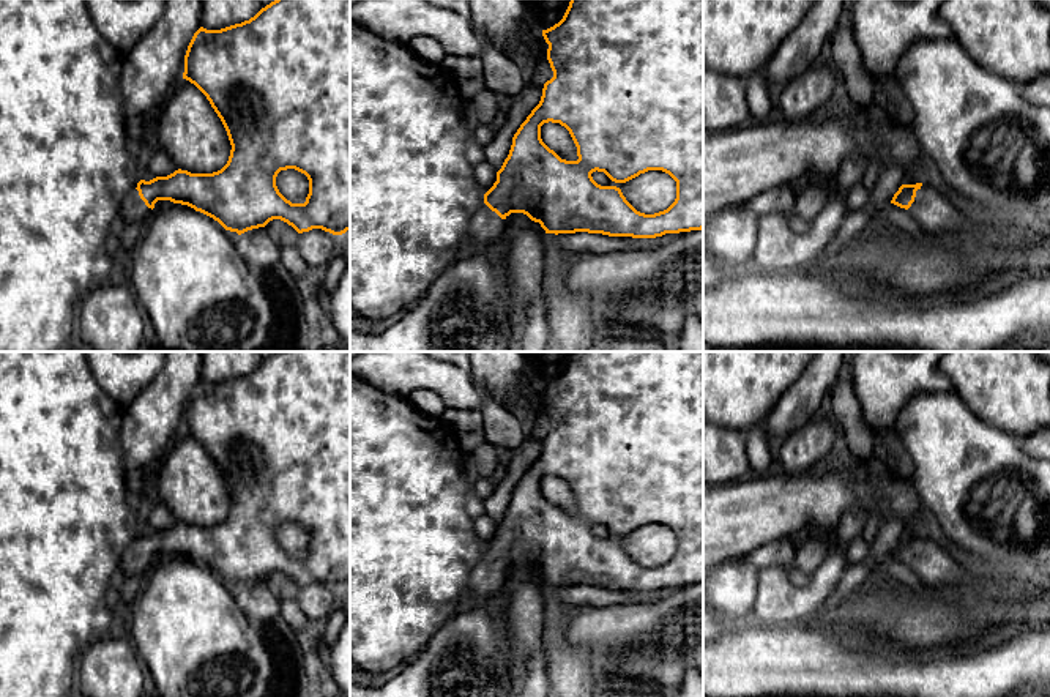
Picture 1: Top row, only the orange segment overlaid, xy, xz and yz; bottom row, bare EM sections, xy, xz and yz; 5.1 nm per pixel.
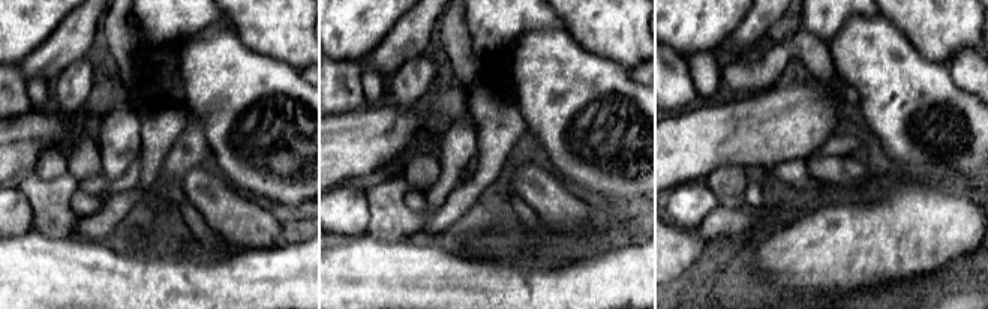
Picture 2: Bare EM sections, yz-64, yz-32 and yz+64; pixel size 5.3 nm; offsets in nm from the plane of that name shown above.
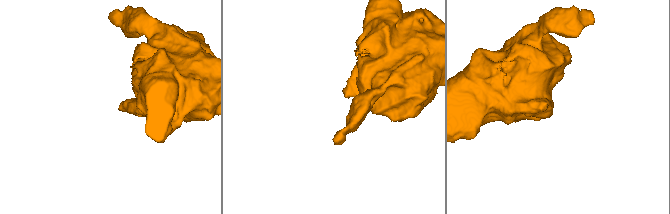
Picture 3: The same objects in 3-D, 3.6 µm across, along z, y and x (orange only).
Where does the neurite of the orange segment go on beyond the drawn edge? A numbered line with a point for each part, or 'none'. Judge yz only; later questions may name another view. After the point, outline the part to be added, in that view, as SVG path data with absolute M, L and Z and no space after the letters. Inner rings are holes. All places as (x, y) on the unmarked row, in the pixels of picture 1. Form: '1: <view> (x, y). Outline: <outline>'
1: yz (940, 573). Outline: M922 536L916 544L914 555L908 561L922 583L943 598L971 594L984 583L971 577L962 563L949 555L944 547Z

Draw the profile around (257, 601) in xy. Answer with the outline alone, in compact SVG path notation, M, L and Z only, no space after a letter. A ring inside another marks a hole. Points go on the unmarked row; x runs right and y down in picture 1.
M265 580L241 587L236 599L244 615L259 628L271 624L281 617L282 602L266 587Z

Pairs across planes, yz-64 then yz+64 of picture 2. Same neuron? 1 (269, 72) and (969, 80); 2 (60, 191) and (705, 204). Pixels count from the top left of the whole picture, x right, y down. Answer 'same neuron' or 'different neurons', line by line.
1: different neurons
2: different neurons

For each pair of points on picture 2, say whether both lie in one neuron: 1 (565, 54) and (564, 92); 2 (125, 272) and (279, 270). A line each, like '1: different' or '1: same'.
1: same
2: same

